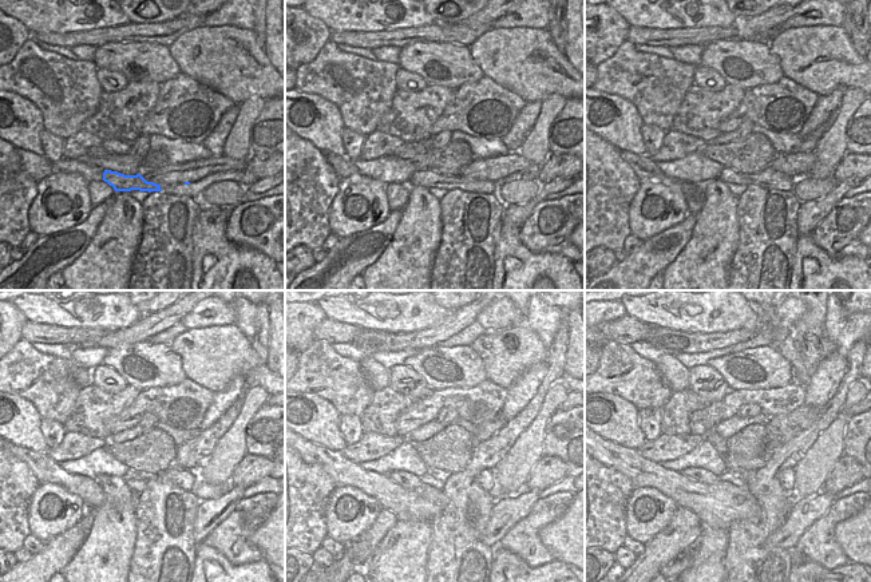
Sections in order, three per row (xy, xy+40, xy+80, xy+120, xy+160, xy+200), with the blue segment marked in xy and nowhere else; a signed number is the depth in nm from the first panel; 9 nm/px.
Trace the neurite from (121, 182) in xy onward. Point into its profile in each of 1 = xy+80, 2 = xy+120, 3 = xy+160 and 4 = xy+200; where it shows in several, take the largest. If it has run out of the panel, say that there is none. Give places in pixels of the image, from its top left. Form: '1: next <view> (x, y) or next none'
1: next xy+80 (731, 177)
2: next xy+120 (186, 478)
3: next xy+160 (486, 478)
4: next xy+200 (787, 476)

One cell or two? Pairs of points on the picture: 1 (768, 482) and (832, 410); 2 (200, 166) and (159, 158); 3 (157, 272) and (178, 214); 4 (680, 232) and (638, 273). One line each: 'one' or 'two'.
1: one
2: two
3: one
4: one

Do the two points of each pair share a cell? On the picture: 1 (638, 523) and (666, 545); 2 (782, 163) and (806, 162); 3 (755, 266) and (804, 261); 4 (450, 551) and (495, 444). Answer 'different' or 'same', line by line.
1: different
2: same
3: different
4: same

